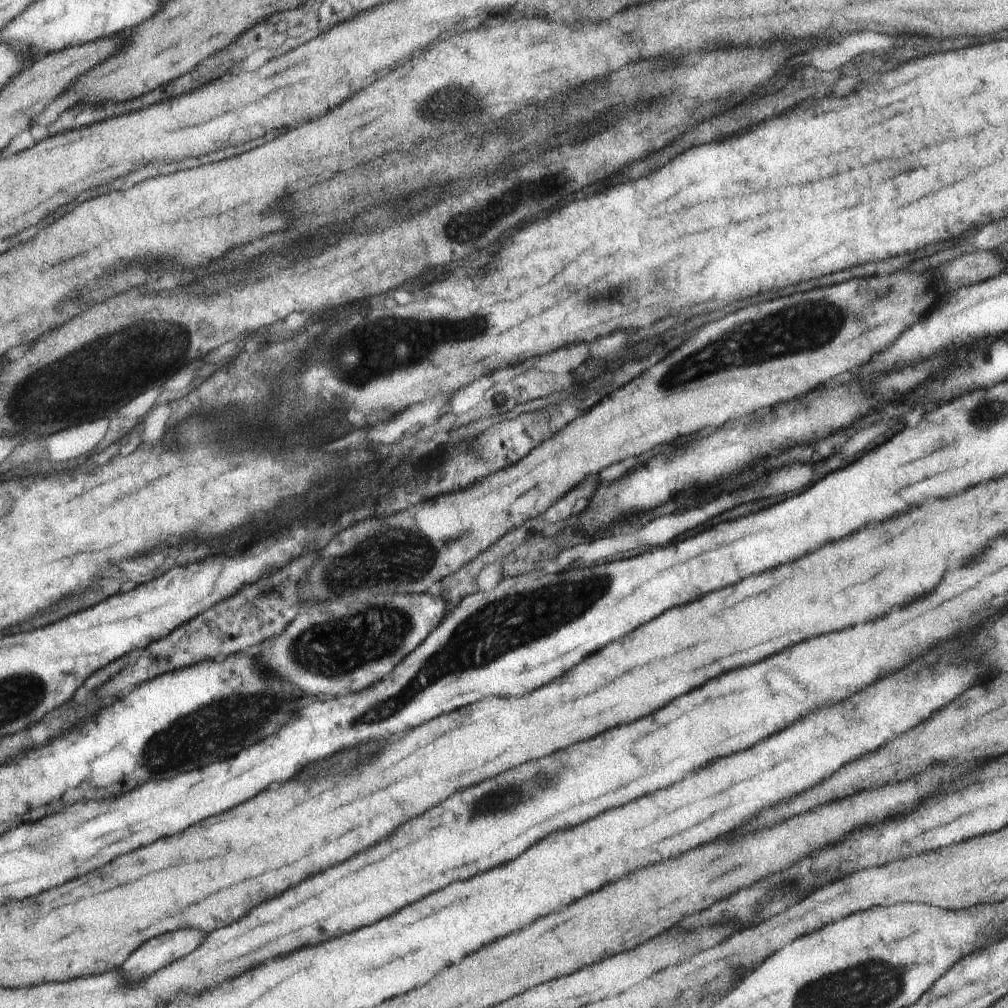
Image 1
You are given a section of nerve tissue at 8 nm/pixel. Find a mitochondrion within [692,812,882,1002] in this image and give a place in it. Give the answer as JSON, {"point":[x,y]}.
{"point":[776,893]}

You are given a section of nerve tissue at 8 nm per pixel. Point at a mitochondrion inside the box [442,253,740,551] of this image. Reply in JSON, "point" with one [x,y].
{"point":[616,292]}

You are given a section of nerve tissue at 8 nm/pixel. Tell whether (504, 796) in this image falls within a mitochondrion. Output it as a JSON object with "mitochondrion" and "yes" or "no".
{"mitochondrion":"yes"}

